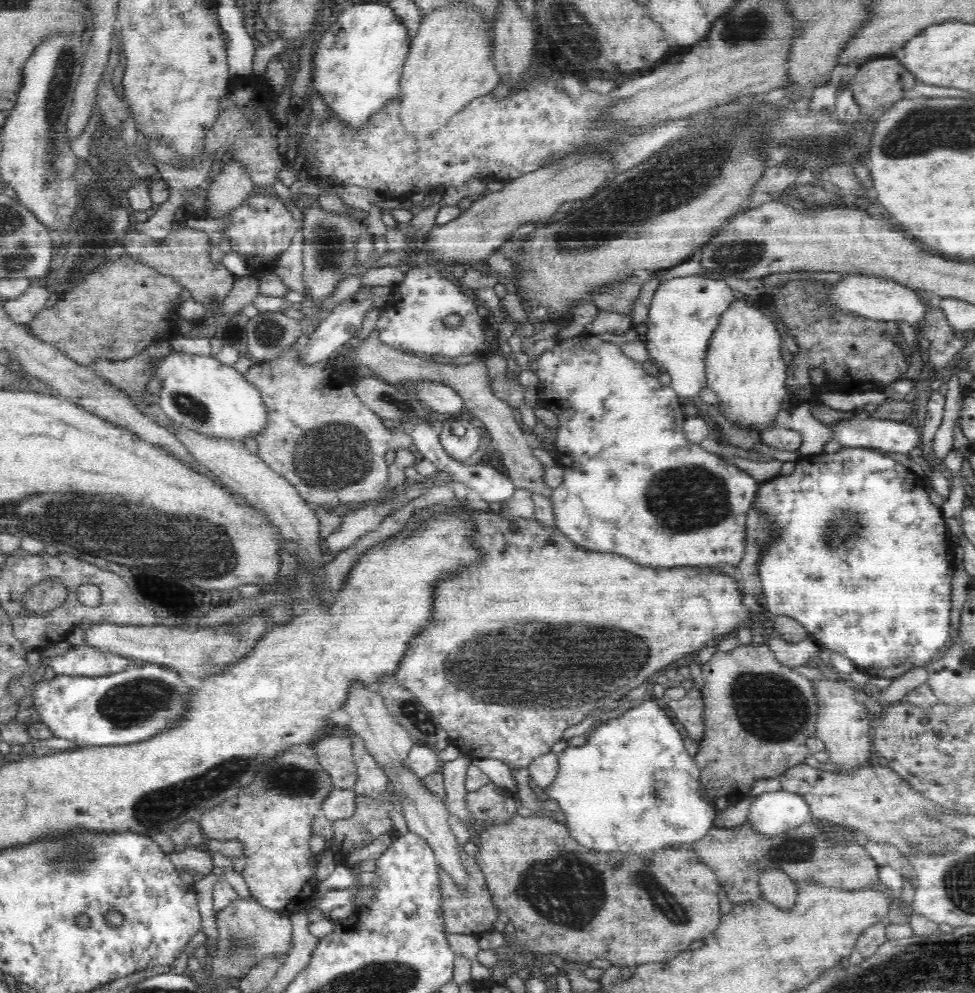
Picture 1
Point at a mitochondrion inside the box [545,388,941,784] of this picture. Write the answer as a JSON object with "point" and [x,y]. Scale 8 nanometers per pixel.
{"point":[688,498]}

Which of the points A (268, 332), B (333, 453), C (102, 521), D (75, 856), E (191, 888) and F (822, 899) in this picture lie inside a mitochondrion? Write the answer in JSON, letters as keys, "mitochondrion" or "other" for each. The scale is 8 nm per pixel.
{"A":"mitochondrion","B":"mitochondrion","C":"mitochondrion","D":"mitochondrion","E":"other","F":"other"}

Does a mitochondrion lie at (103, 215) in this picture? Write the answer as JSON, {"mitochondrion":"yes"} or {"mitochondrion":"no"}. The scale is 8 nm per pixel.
{"mitochondrion":"yes"}

